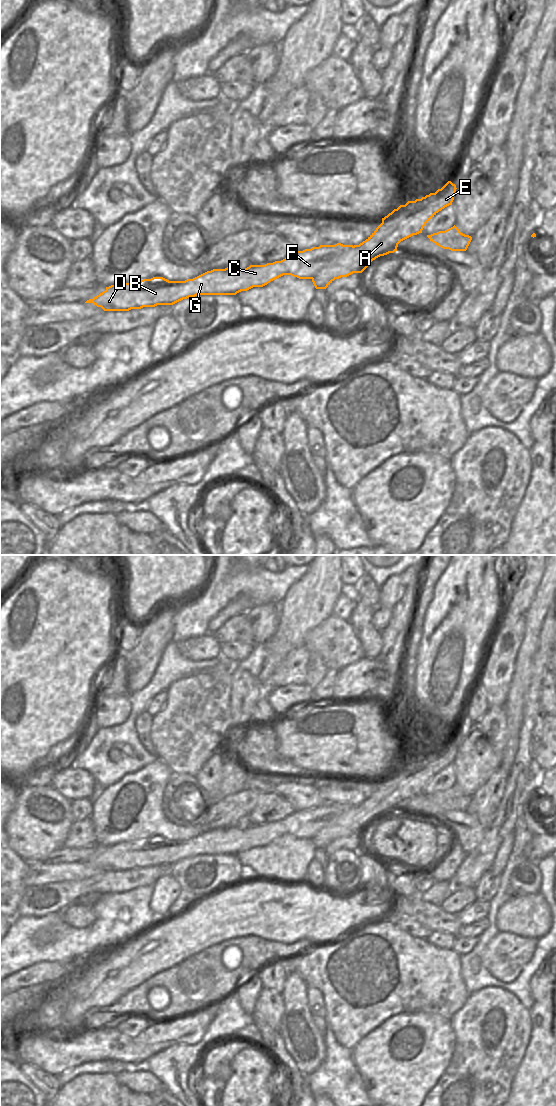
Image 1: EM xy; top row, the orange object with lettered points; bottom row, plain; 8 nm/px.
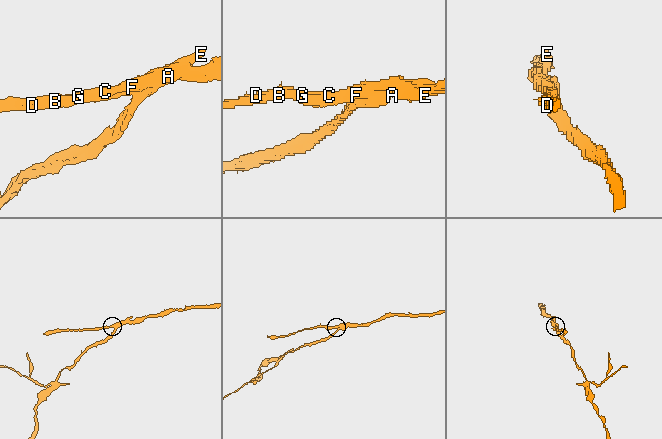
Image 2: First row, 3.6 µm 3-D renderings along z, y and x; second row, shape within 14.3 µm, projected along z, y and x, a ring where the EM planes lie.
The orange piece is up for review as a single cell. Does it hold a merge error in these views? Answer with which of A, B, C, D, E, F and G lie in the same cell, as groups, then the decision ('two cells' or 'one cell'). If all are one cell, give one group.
groups A E / B C D F G; two cells

